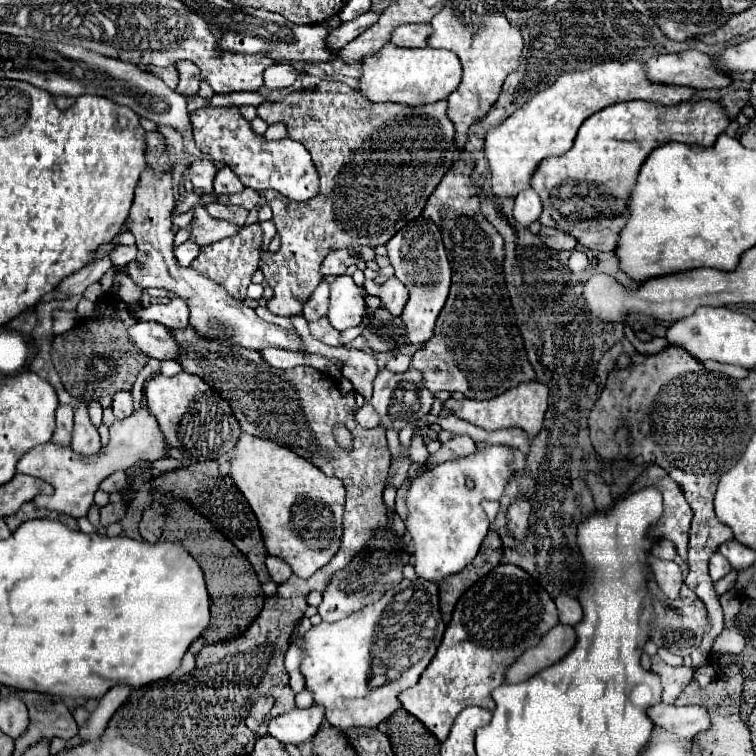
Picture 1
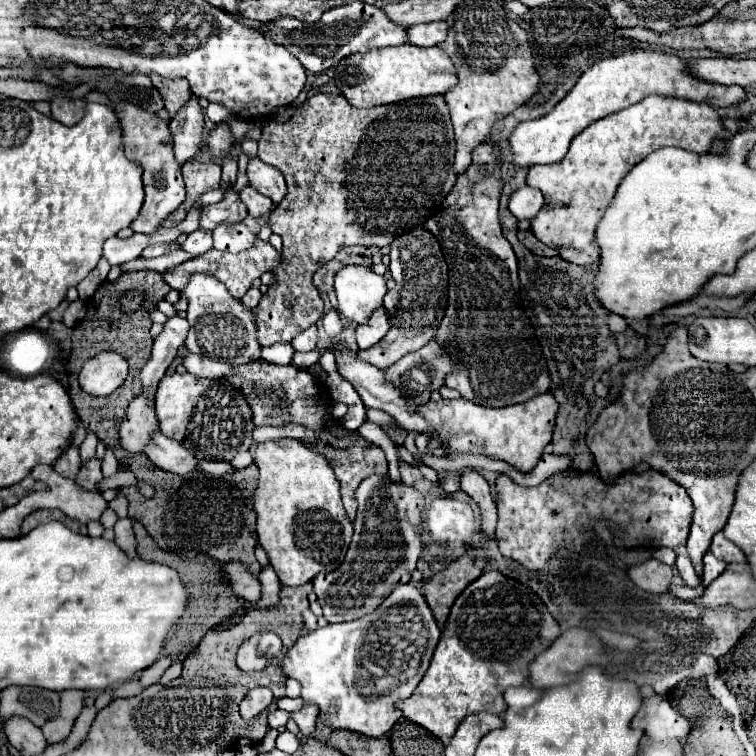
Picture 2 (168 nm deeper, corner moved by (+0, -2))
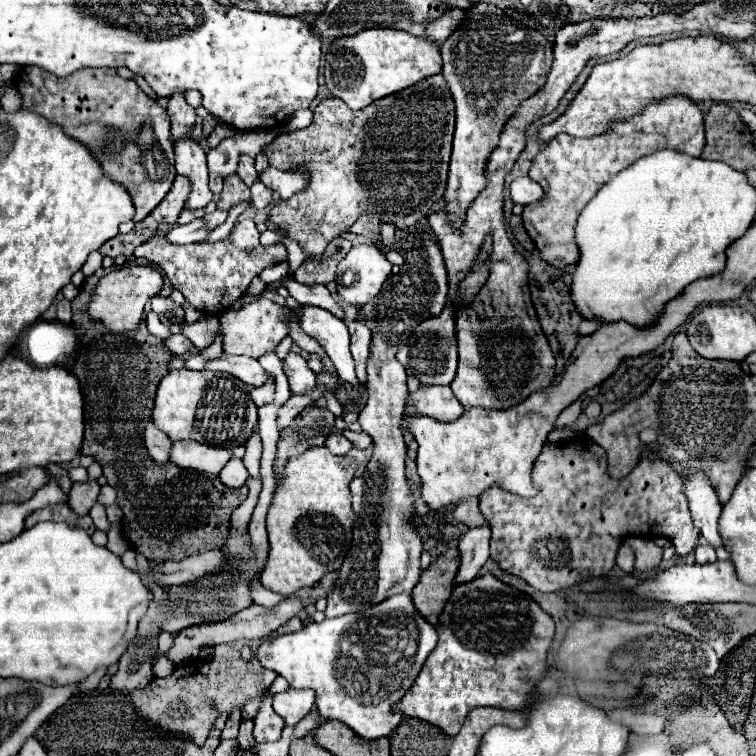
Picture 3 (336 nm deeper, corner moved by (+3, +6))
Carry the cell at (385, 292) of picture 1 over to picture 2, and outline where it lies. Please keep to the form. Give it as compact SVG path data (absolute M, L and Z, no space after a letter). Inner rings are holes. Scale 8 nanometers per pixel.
M384 306L376 308L374 314L370 316L368 324L364 326L358 326L356 328L356 342L358 346L364 350L364 348L370 348L374 344L378 344L386 332L390 330L390 318L388 318L388 310Z

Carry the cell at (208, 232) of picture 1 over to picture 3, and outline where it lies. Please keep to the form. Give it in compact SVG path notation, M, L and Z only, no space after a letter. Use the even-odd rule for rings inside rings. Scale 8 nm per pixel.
M251 218L239 220L233 232L229 234L229 238L237 248L257 248L259 246L259 230Z

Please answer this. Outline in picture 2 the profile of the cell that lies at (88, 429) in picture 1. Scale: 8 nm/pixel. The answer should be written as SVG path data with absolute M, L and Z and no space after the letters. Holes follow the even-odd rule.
M94 456L90 458L78 472L76 476L78 484L82 484L82 488L92 488L92 490L98 490L98 482L102 480L102 472L100 472L100 460Z

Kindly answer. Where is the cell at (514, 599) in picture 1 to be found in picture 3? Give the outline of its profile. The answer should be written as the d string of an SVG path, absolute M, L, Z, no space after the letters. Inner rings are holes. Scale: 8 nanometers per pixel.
M487 574L475 578L473 582L459 584L453 588L439 622L437 622L439 644L435 652L427 656L423 670L419 672L413 686L399 700L397 710L409 718L419 718L439 726L445 734L455 736L467 714L477 706L497 706L503 710L523 710L533 688L547 672L547 652L555 638L555 624L547 612L539 608L527 594L499 582L495 576Z

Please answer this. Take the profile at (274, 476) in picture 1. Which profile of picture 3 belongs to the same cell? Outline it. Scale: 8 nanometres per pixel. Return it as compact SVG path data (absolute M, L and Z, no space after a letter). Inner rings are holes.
M309 448L295 460L289 460L285 468L285 478L279 482L273 502L267 514L267 532L269 532L269 556L261 574L261 584L271 592L277 592L285 598L293 596L297 590L313 586L327 572L339 570L345 554L351 548L351 532L353 532L353 508L351 508L351 492L349 484L355 478L357 462L351 456L335 456L329 448Z

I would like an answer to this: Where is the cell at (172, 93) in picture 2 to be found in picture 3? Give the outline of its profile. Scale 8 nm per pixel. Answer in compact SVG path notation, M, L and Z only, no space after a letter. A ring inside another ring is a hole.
M177 92L175 96L169 98L167 114L171 118L171 140L173 140L173 144L177 140L181 140L181 138L191 136L191 132L195 128L195 118L197 116L195 116L195 108L191 108L185 102L181 92Z

